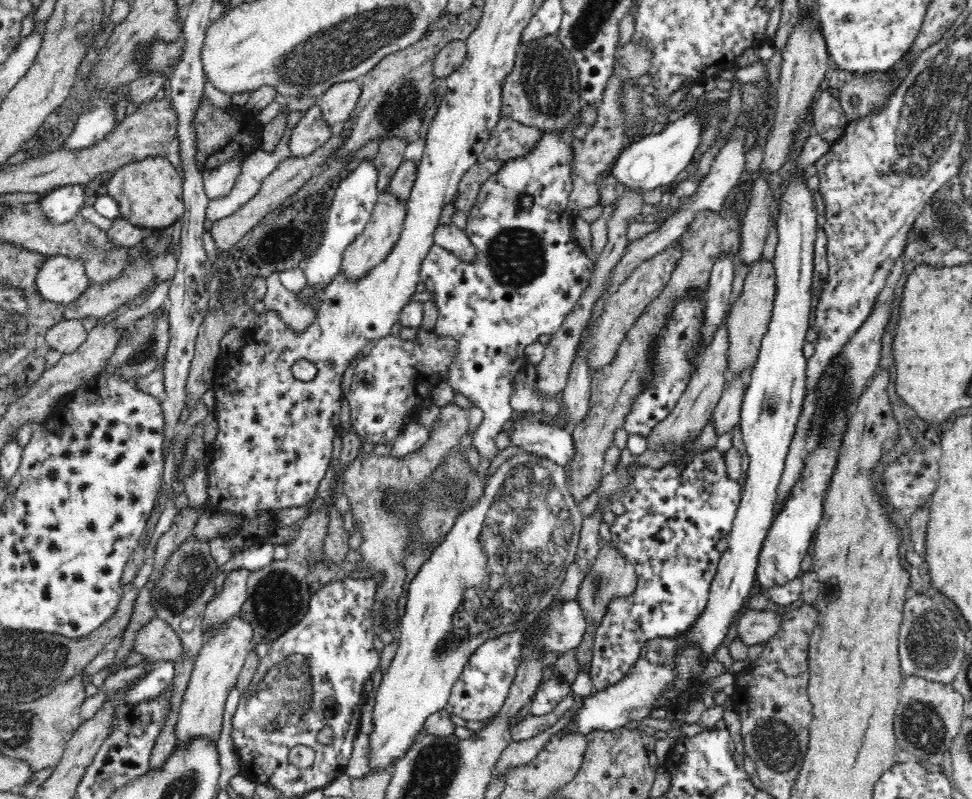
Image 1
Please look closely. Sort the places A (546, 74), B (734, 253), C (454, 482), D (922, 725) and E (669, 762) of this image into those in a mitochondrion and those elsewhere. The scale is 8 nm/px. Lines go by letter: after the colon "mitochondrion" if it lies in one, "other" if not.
A: mitochondrion
B: other
C: mitochondrion
D: mitochondrion
E: other

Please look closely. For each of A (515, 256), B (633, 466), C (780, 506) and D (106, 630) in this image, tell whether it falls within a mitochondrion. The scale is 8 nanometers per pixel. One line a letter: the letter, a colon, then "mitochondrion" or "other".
A: mitochondrion
B: other
C: other
D: other

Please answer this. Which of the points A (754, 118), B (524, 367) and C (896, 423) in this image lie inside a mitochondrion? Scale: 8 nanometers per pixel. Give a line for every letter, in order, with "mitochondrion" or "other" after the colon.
A: mitochondrion
B: other
C: other

